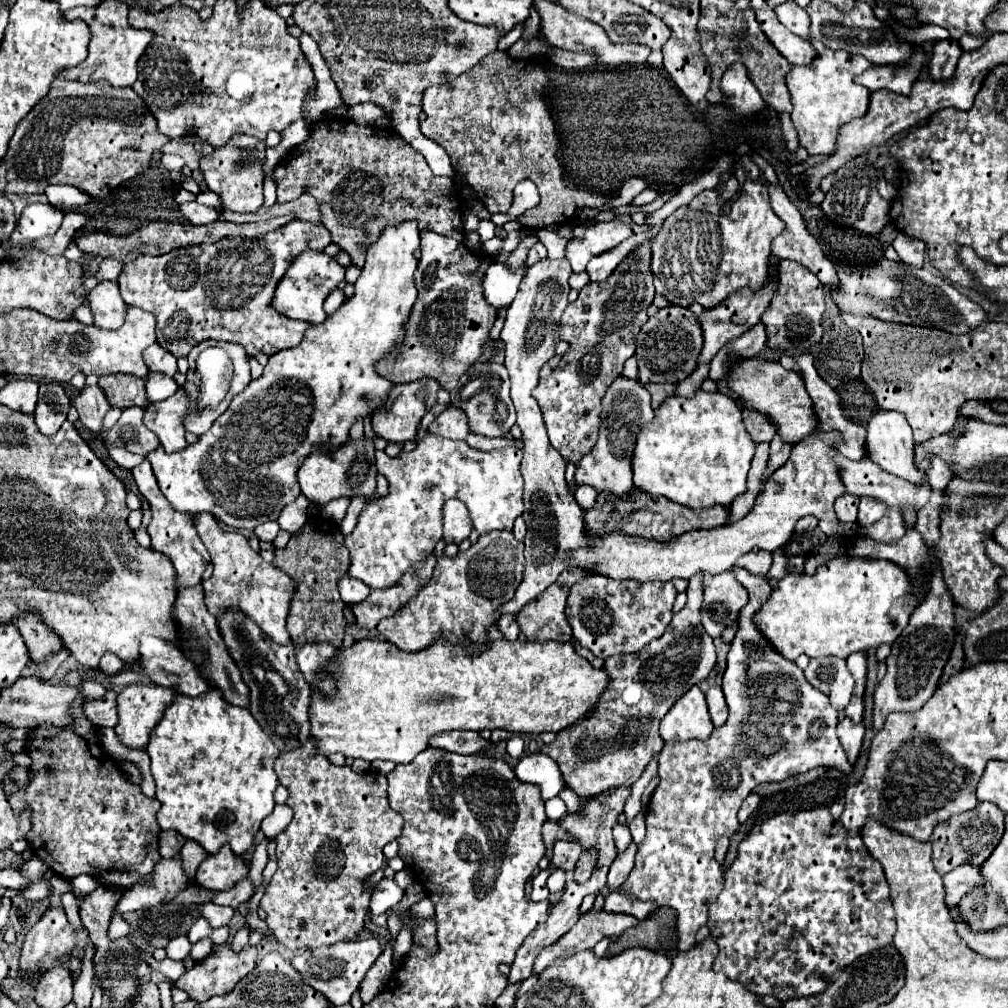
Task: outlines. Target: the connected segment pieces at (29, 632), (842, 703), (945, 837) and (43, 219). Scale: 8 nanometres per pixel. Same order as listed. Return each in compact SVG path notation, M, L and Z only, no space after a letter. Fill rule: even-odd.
M21 614L13 620L13 624L19 628L21 636L25 638L25 644L29 646L29 654L37 664L43 664L43 658L57 654L63 648L61 638L35 614Z
M823 656L823 658L811 658L809 666L805 668L805 678L821 690L825 696L829 696L829 702L843 710L851 696L853 696L853 676L849 674L845 660Z
M981 802L979 806L975 806L975 810L953 816L949 818L949 822L939 822L931 836L933 864L939 874L947 874L949 870L967 862L981 866L991 856L1003 836L1003 816L1005 814L1001 814L1001 810L997 810L997 806L993 806L991 802Z
M41 202L27 204L21 218L19 218L17 232L13 232L9 238L11 248L9 248L7 260L13 262L21 256L21 242L23 240L53 236L59 230L61 220L63 220L63 212L51 204L41 204Z

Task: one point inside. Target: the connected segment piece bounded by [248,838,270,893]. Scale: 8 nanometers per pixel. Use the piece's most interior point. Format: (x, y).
(260, 857)

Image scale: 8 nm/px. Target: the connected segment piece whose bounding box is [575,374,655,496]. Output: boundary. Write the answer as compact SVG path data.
M617 376L609 390L605 390L605 396L601 398L601 426L599 426L599 438L589 454L581 458L575 472L575 488L589 484L597 492L613 492L617 496L625 496L633 490L633 446L637 442L637 434L645 422L653 420L653 406L647 388L639 380L631 380L627 376Z

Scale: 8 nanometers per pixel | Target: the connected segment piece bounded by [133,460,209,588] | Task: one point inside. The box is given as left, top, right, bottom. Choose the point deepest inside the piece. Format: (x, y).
(172, 533)

